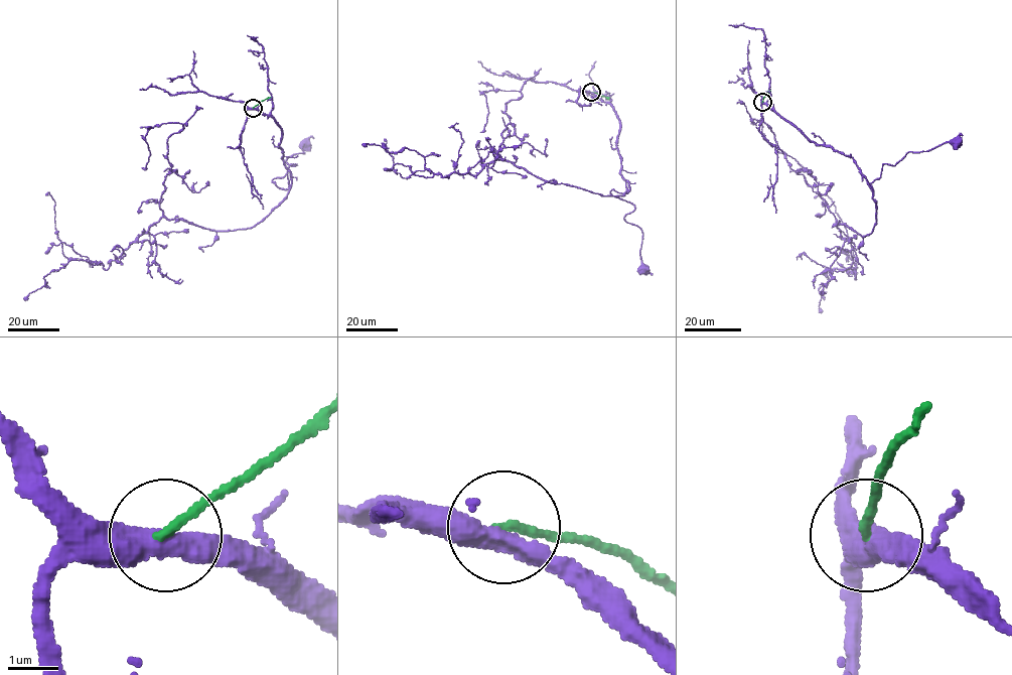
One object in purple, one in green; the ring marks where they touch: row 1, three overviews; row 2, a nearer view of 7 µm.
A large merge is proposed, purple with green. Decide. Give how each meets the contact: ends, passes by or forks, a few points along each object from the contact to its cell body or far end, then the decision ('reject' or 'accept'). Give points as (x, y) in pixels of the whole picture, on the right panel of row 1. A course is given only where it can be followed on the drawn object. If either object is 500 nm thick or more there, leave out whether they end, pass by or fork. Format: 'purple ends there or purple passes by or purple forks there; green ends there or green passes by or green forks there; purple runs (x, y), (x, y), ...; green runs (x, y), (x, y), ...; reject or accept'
purple passes by; green ends there; purple runs (762, 103), (811, 140), (851, 157), (873, 190), (869, 183), (884, 164), (956, 141); green runs (762, 103), (769, 91); reject

